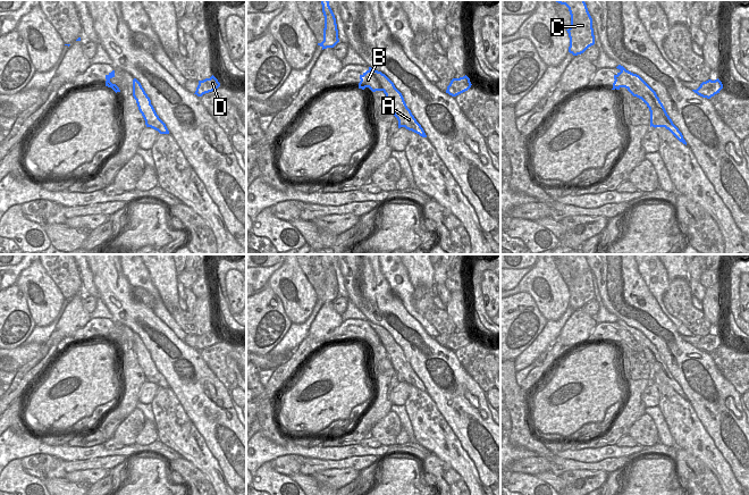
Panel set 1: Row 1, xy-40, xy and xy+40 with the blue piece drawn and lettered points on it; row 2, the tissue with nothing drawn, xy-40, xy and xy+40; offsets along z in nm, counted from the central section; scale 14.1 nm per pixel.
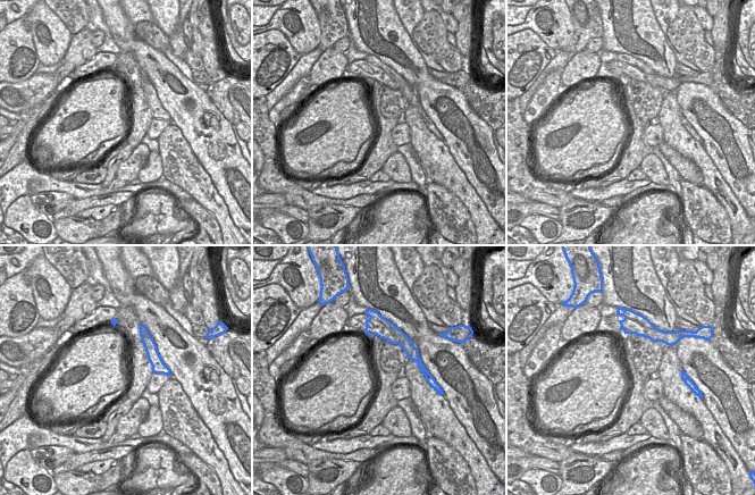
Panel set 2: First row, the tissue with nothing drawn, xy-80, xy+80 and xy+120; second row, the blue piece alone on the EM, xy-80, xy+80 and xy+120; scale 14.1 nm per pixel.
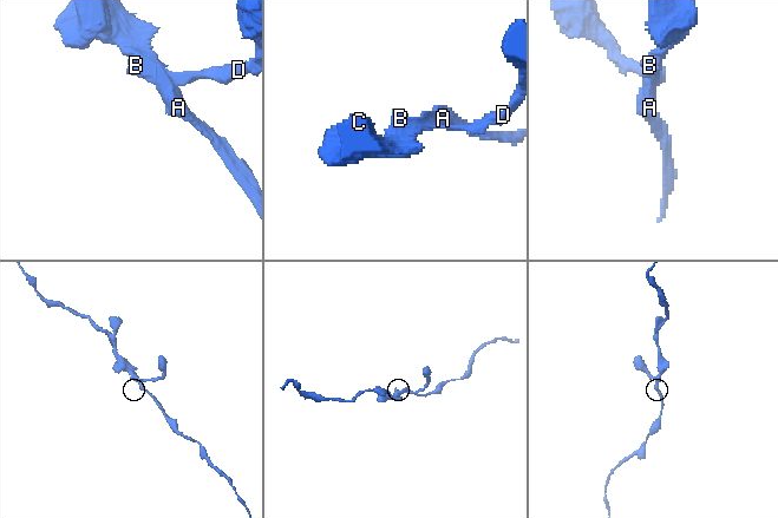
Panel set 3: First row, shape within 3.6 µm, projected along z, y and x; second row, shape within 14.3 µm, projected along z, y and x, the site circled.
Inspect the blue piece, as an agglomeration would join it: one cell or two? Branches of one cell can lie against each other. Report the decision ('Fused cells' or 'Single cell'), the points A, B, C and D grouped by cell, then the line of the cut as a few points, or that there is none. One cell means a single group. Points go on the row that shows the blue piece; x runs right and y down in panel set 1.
Fused cells. Groups: A C / B D. Split along xy+40 (621, 70), (640, 91), (641, 99)

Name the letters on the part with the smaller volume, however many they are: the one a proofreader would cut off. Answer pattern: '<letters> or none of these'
B, D

